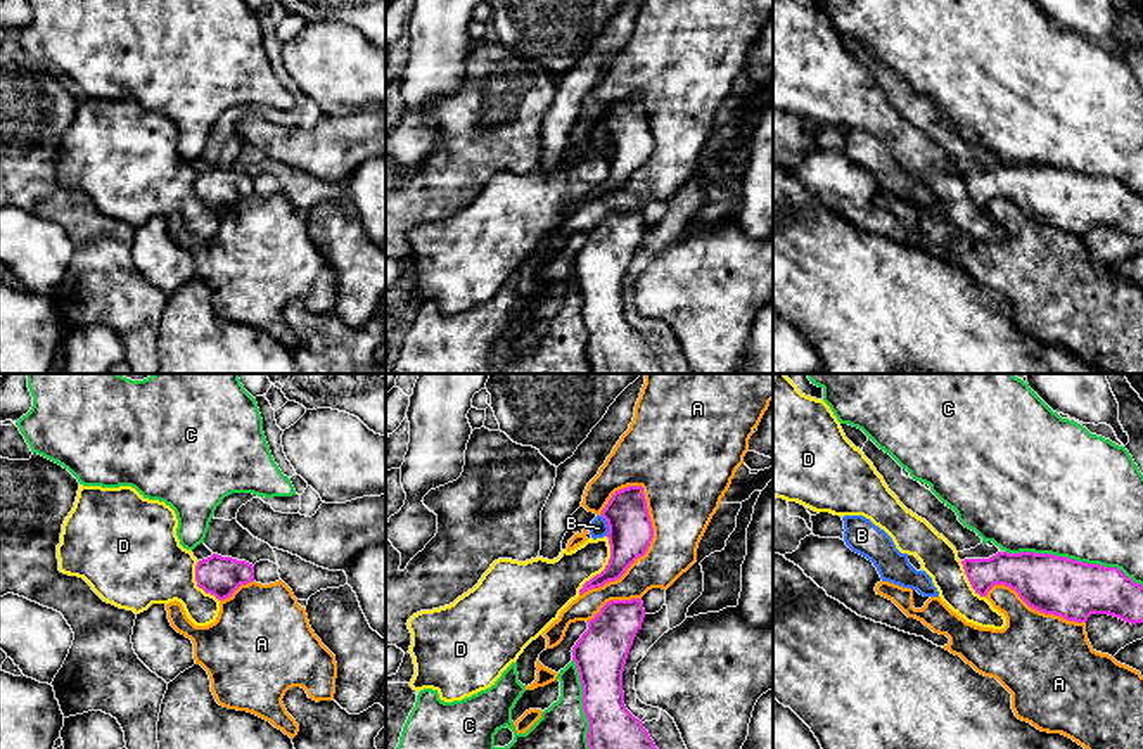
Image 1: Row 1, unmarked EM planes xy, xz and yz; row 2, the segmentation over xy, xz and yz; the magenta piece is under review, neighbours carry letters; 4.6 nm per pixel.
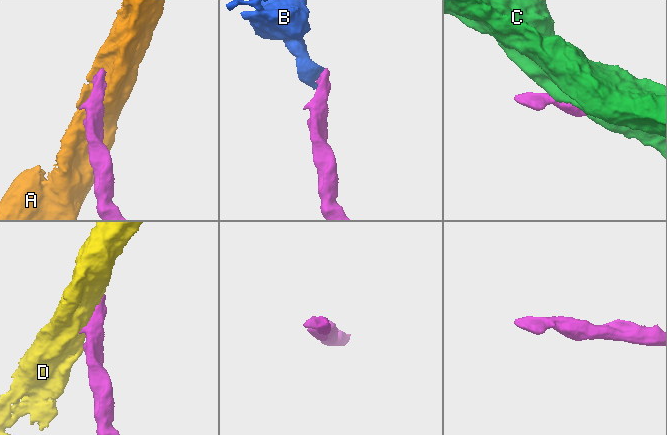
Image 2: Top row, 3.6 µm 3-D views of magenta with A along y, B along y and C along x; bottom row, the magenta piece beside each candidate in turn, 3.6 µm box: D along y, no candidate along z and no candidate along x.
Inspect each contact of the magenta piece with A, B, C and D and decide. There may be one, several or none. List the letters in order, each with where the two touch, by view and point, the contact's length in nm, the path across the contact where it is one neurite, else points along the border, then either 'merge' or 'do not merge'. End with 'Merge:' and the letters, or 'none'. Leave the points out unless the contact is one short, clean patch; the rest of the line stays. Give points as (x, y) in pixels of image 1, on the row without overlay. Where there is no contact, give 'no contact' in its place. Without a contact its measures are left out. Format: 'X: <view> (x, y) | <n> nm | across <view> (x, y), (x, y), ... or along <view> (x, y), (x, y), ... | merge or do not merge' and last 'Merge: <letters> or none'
A: xz (645, 163) | 600 nm | do not merge
B: xz (607, 137) | 100 nm | across xz (630, 140), (626, 137), (607, 137), (599, 140) | merge
C: yz (1072, 172) | 650 nm | do not merge
D: xz (606, 180) | 300 nm | do not merge
Merge: B

